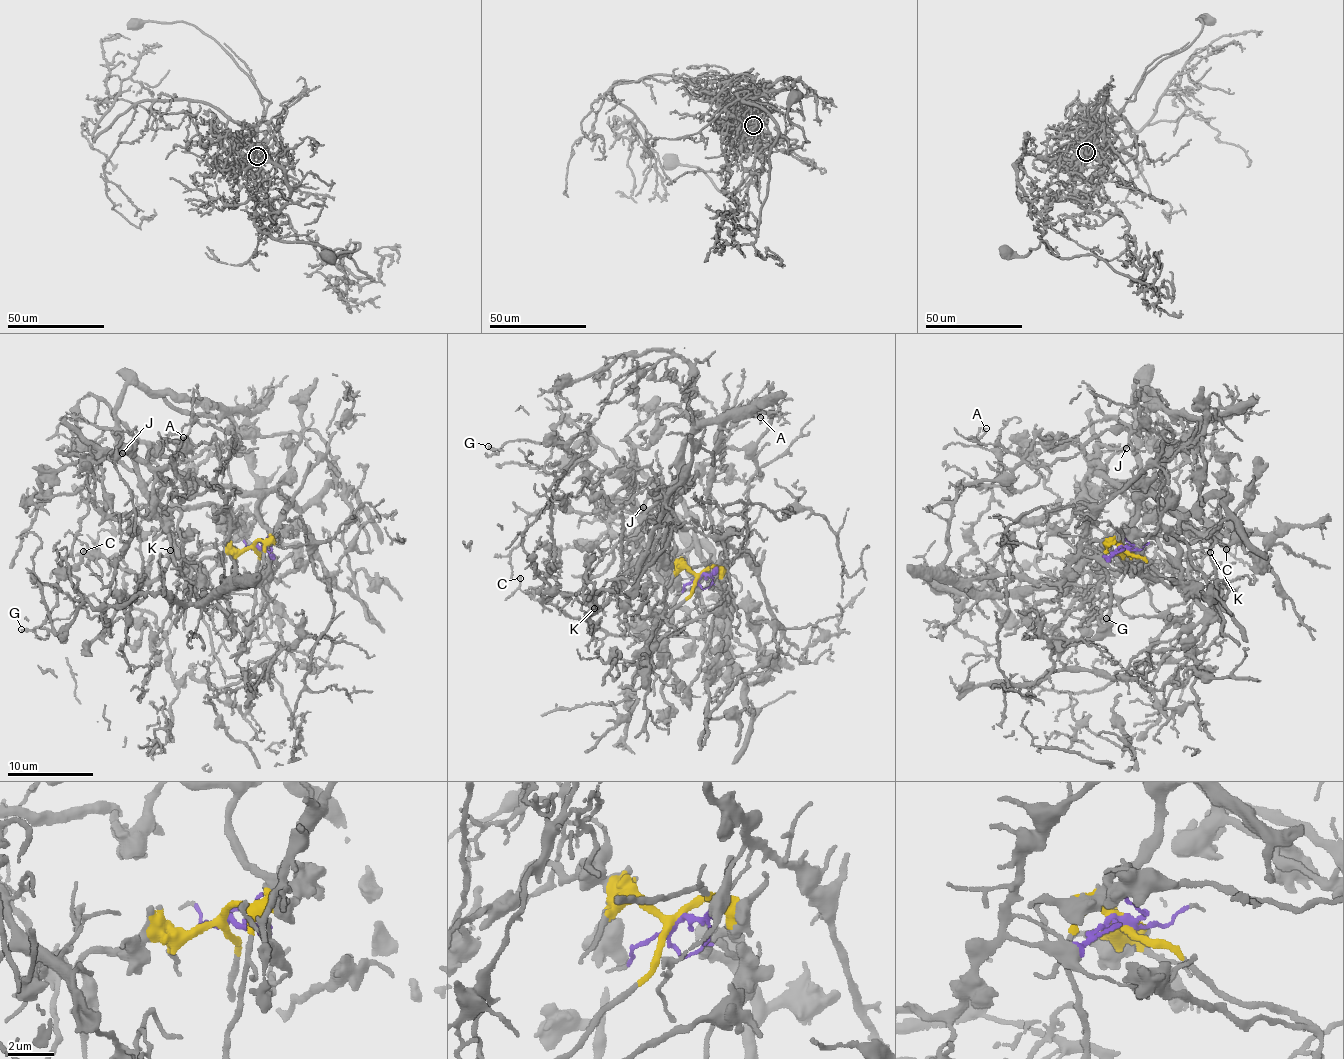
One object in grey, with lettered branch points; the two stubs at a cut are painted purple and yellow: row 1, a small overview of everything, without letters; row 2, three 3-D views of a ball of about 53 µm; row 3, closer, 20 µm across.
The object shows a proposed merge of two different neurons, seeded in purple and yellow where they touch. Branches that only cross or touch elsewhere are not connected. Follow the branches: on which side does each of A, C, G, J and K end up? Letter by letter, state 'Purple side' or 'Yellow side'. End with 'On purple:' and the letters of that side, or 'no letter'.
A: Purple side
C: Purple side
G: Yellow side
J: Yellow side
K: Yellow side
On purple: A, C

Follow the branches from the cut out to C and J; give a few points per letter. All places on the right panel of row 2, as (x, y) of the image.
C: (1122, 549), (1054, 583), (966, 583), (1051, 589), (1123, 529), (1219, 527), (1226, 549)
J: (1122, 549), (1109, 543), (1136, 514), (1136, 499), (1103, 479), (1091, 459), (1101, 447), (1127, 447)

